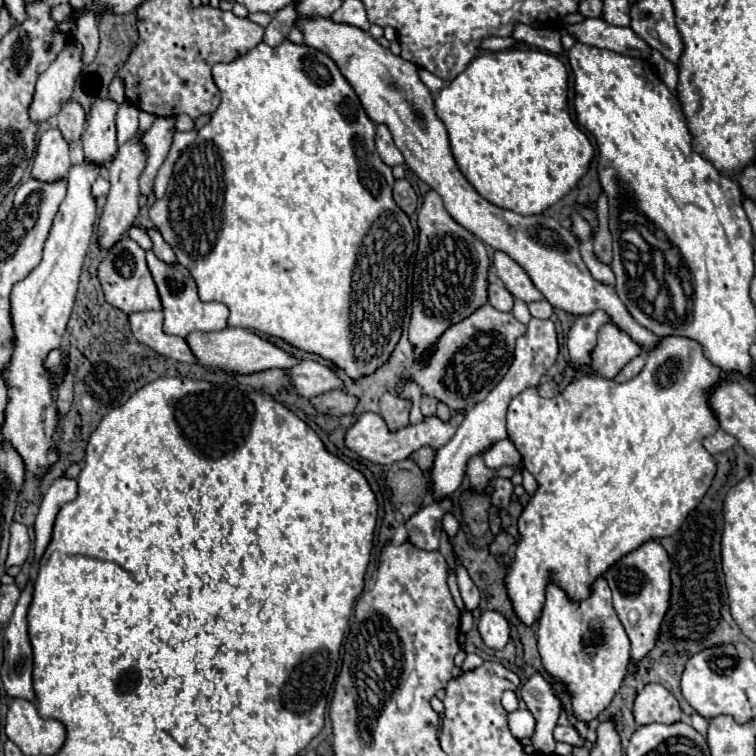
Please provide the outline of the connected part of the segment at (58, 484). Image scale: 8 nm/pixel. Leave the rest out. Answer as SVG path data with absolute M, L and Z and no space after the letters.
M65 474L61 478L57 478L47 494L43 496L37 520L35 520L35 564L37 560L43 556L47 544L51 542L51 534L53 534L53 524L55 524L55 516L59 512L59 508L71 500L75 500L77 496L77 480L75 478L67 478Z

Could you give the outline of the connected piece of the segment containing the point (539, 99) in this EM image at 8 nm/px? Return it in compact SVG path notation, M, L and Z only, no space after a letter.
M509 48L509 50L503 50L503 52L479 52L477 58L473 58L469 62L469 66L435 96L435 112L437 112L437 116L441 118L441 122L445 124L447 132L449 132L451 152L455 148L455 162L457 162L459 170L463 172L463 176L471 182L471 186L485 200L489 200L491 204L495 204L499 208L513 210L513 212L523 214L523 216L541 214L543 210L547 210L549 206L553 206L555 202L559 202L565 194L569 194L577 186L577 182L583 178L583 174L587 172L589 162L593 158L593 146L591 146L591 142L575 126L575 122L569 116L569 108L567 108L567 68L551 52L543 52L543 50L517 50L517 48Z

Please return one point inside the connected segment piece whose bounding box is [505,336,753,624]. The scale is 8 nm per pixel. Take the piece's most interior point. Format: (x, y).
(617, 464)

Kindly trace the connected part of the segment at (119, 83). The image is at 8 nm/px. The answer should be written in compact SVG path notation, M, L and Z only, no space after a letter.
M115 76L115 78L113 78L113 82L111 82L111 86L109 86L109 96L111 96L115 102L119 102L119 104L123 104L123 102L125 102L123 80L119 80L119 76Z

